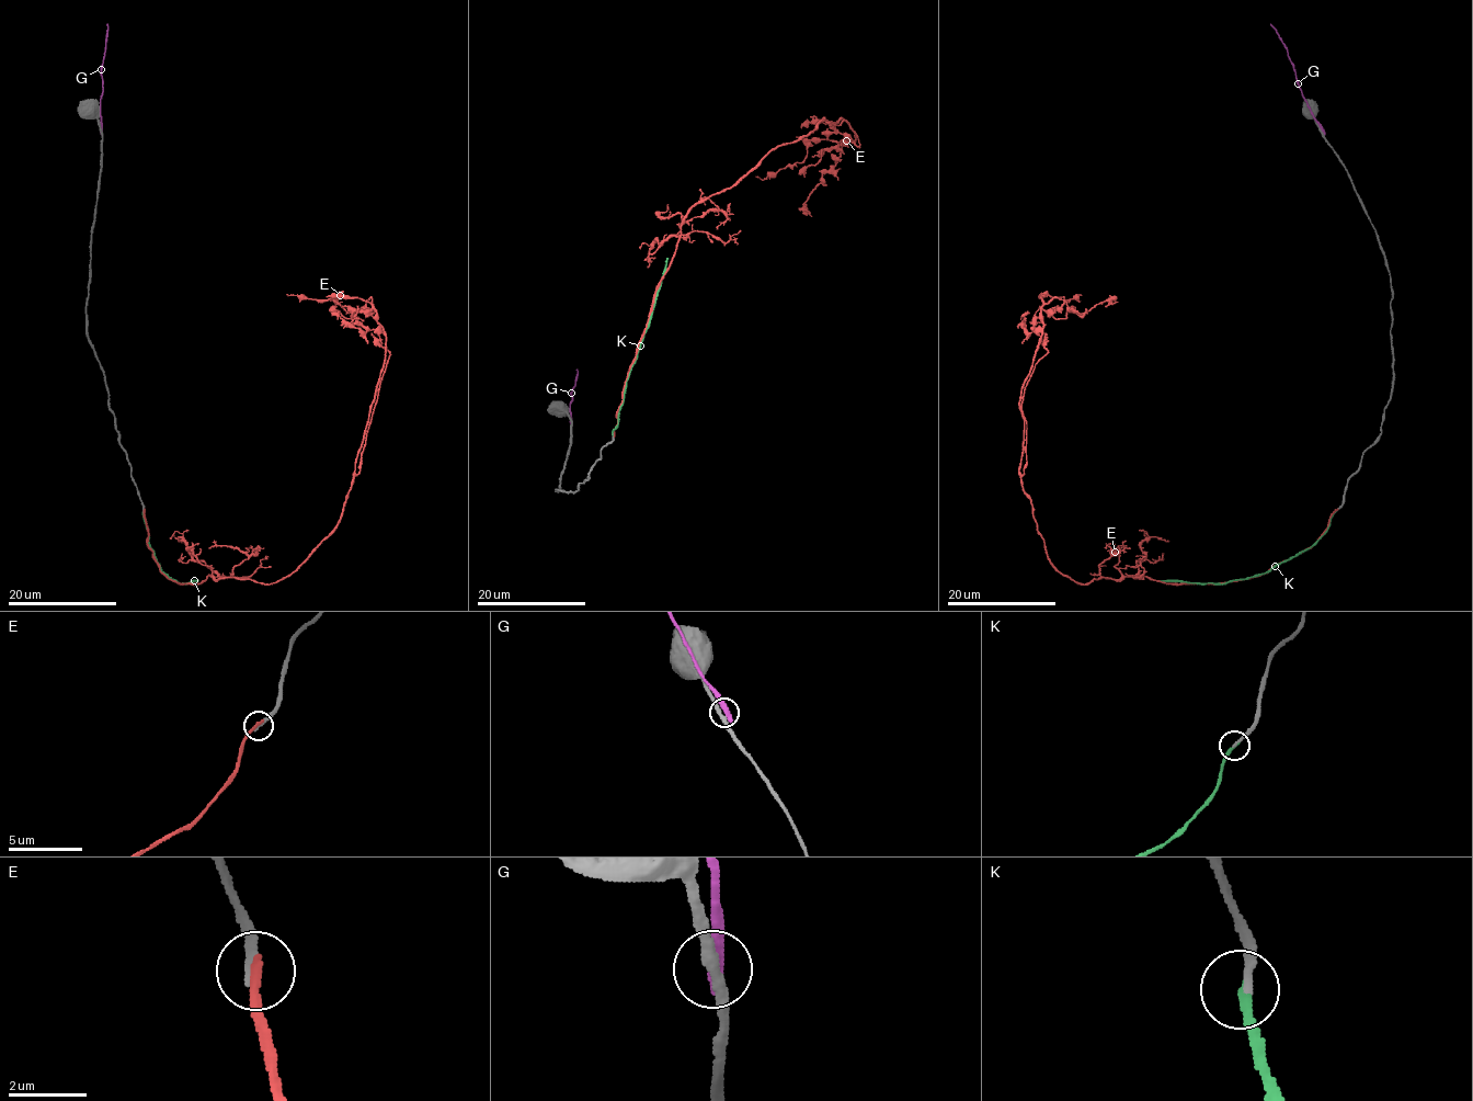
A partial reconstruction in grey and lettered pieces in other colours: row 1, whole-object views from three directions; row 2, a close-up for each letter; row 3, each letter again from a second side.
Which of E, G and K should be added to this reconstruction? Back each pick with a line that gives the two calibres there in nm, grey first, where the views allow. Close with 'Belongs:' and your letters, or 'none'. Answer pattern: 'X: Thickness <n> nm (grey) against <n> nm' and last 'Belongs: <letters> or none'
K: Thickness 170 nm (grey) against 200 nm
Belongs: K

